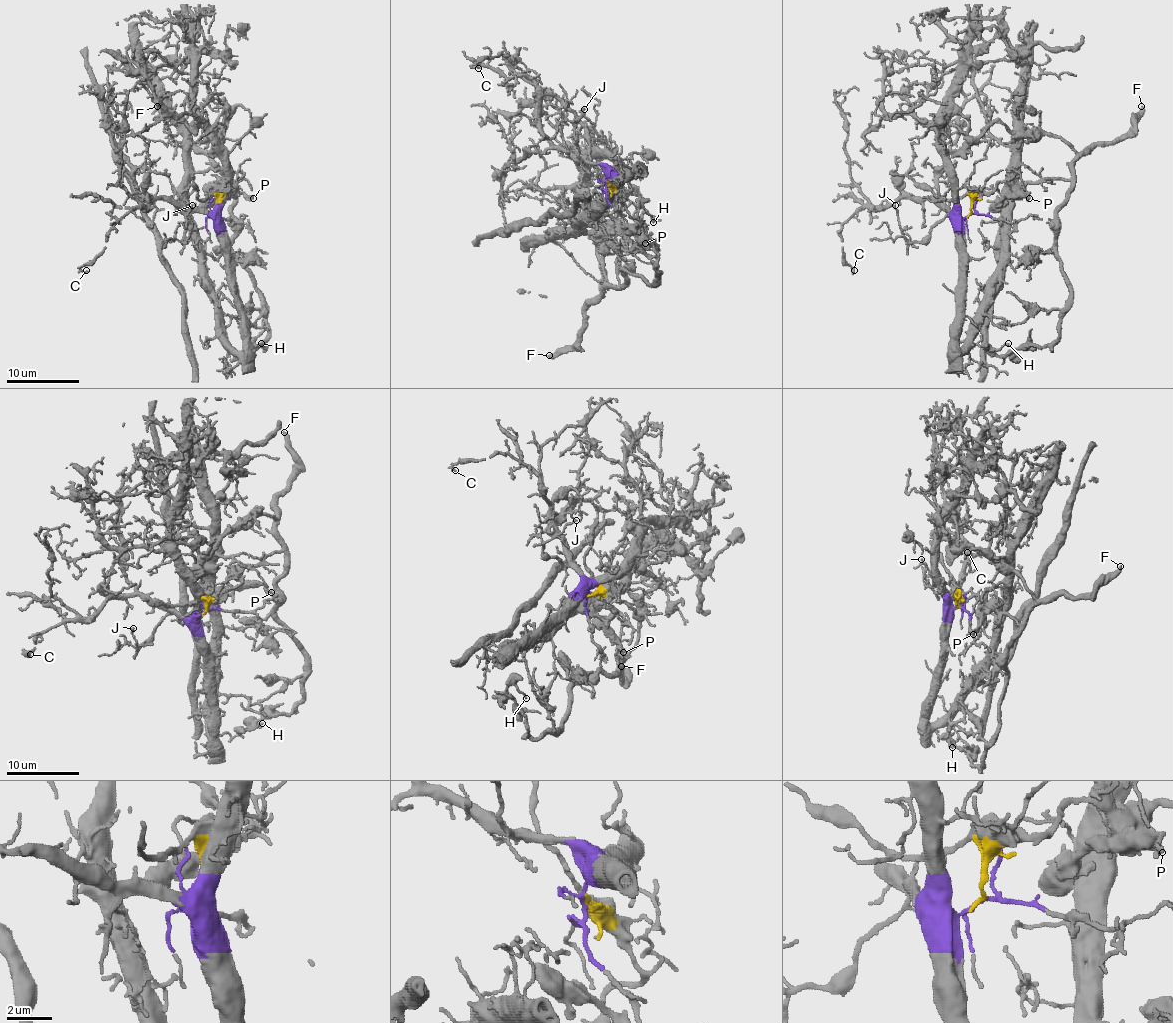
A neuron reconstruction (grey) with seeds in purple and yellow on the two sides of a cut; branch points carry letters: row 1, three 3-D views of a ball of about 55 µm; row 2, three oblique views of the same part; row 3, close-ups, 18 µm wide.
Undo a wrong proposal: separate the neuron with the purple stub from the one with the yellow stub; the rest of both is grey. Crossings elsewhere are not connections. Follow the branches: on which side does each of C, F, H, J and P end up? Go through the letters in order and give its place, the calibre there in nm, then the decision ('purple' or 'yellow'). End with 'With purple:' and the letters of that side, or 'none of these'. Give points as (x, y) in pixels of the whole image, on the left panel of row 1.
C: at (86, 270); 100 nm thick; purple
F: at (157, 106); 360 nm thick; yellow
H: at (261, 343); 120 nm thick; yellow
J: at (192, 205); 130 nm thick; purple
P: at (253, 198); 240 nm thick; yellow
With purple: C, J

